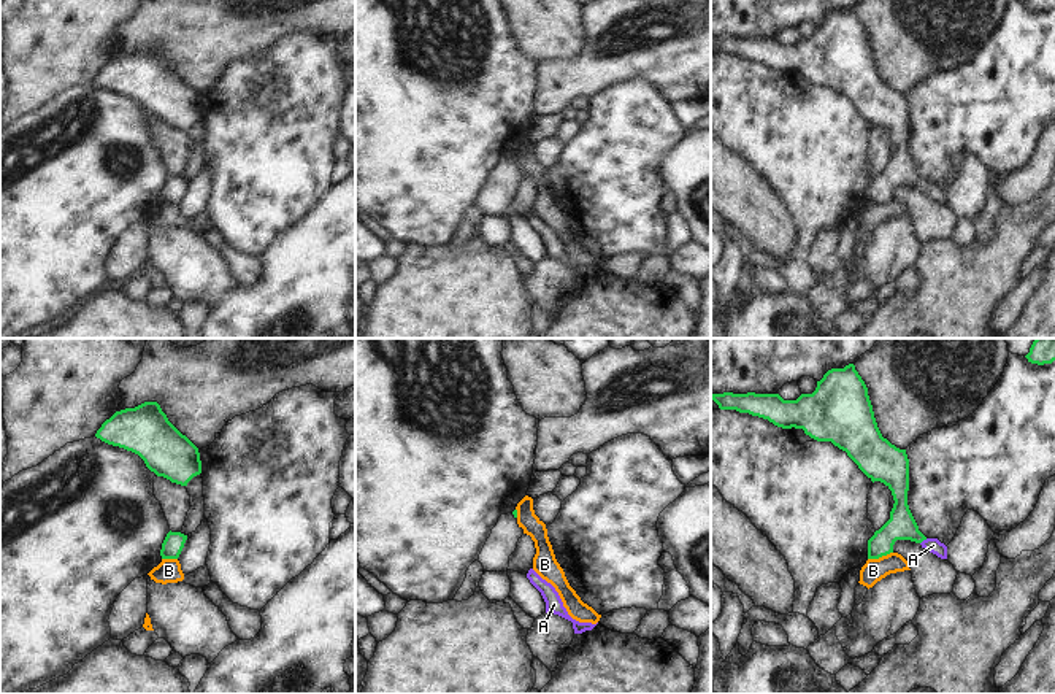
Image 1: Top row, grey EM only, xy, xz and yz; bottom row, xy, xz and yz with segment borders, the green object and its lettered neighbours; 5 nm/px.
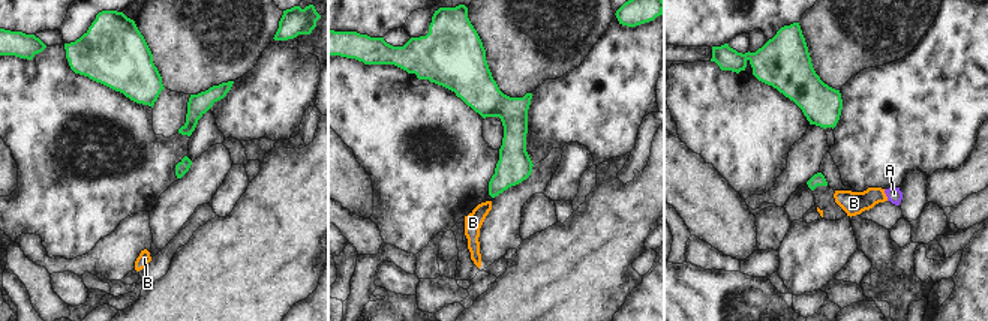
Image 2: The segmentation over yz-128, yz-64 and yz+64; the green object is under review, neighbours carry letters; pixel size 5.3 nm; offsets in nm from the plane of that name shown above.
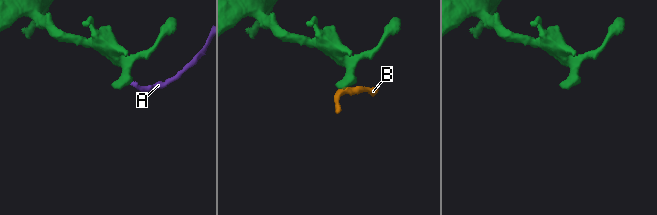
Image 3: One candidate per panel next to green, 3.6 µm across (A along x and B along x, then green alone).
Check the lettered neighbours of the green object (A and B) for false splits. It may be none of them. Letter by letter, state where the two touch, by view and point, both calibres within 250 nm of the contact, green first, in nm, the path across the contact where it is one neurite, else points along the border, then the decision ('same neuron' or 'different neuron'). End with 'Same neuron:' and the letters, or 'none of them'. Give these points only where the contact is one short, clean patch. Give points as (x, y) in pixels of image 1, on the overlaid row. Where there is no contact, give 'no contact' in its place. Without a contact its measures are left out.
A: contact yz (924, 539); calibres 140 and 80 nm; way yz (901, 526), (924, 539), (933, 545); same neuron
B: contact yz (879, 556); calibres 140 and 110 nm; border yz (892, 551), (868, 559); different neuron
Same neuron: A

